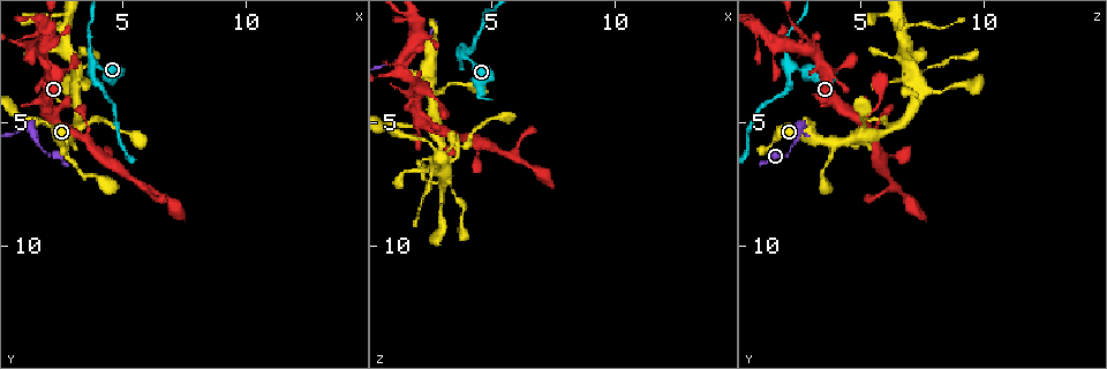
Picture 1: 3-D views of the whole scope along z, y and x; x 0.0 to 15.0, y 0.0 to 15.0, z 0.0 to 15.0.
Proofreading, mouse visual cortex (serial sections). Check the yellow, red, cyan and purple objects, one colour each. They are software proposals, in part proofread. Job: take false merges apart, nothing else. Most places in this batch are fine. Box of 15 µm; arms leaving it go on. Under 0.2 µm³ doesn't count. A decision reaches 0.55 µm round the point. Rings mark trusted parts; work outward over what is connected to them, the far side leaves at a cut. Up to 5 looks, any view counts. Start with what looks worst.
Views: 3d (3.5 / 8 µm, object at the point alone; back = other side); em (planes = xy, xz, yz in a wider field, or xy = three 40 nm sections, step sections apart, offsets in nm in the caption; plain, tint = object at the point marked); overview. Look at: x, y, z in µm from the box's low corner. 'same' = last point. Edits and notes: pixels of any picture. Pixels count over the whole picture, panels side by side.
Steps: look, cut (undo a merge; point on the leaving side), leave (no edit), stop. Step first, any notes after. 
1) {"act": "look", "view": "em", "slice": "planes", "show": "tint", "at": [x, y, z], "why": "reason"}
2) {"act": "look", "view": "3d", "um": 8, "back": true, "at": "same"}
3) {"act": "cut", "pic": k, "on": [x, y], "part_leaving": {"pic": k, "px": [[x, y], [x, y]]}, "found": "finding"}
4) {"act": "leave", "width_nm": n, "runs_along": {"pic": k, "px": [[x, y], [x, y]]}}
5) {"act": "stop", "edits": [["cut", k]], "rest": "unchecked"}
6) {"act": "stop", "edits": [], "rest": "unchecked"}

{"act": "look", "view": "3d", "um": 3.5, "at": [1.5, 2.1, 2.9]}

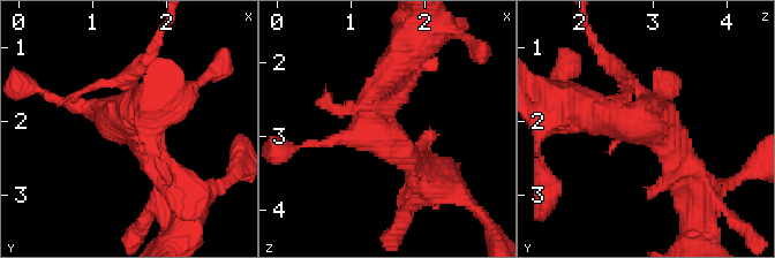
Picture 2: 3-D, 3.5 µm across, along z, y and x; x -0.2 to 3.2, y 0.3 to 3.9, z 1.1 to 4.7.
{"act": "look", "view": "em", "slice": "xy", "step": 5, "show": "tint", "at": [1.50, 1.95, 3.05]}

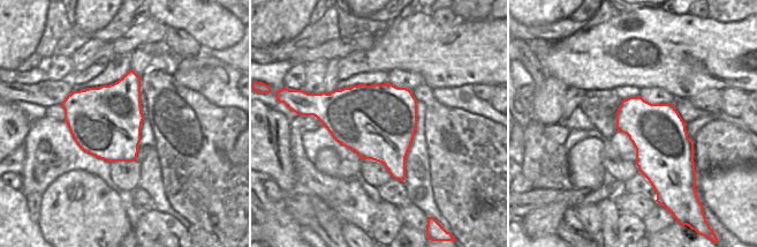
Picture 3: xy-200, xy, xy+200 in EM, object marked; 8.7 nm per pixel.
{"act": "look", "view": "em", "slice": "xy", "step": 1, "show": "tint", "at": "same"}

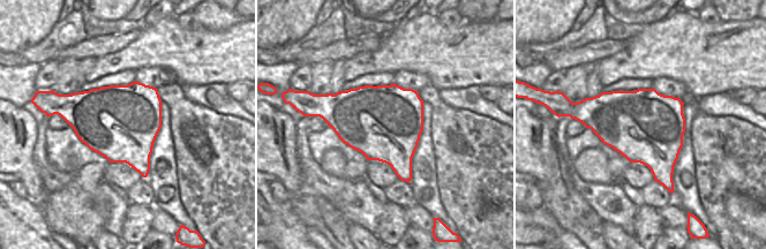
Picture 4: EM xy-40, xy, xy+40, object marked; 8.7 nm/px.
{"act": "leave", "runs_along": {"pic": 2, "px": [[690, 174], [657, 121], [589, 113]]}, "found": "all the same cell"}

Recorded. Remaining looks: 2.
{"act": "look", "view": "3d", "um": 3.5, "at": [3.0, 4.1, 7.3], "why": "side arm on a straight run"}

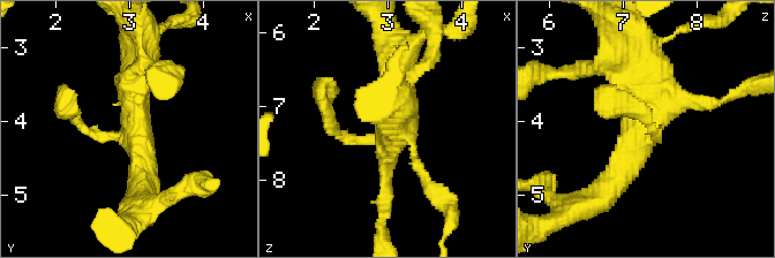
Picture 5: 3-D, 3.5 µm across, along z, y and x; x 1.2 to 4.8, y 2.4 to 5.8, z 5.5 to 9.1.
{"act": "leave", "found": "all the same cell"}

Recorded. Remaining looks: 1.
{"act": "stop", "edits": [], "rest": "unchecked"}

